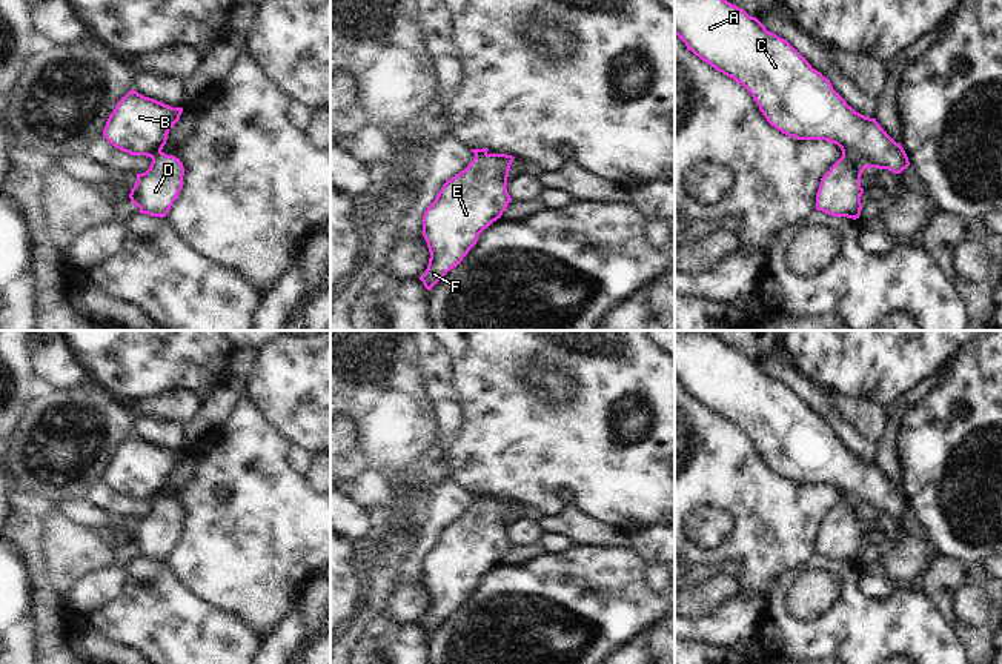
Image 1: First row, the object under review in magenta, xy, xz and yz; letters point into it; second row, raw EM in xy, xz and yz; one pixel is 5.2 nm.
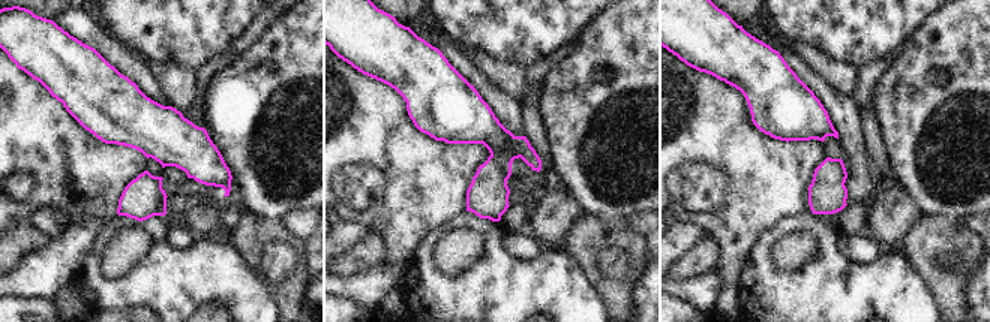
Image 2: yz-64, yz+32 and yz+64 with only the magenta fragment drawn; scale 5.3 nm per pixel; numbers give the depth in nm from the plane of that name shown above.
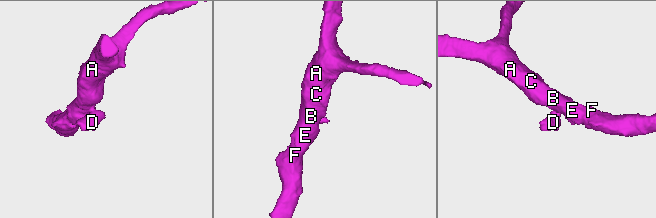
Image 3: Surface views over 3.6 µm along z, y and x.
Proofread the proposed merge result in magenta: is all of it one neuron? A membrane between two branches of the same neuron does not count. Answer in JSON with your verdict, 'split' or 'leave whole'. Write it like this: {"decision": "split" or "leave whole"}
{"decision": "split"}

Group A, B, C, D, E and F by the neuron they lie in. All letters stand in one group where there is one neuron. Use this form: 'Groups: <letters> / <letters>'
Groups: A B C E F / D.

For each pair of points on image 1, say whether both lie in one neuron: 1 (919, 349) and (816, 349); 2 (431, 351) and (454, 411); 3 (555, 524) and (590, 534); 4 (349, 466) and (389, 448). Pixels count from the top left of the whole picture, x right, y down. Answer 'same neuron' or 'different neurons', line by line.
1: same neuron
2: same neuron
3: same neuron
4: different neurons

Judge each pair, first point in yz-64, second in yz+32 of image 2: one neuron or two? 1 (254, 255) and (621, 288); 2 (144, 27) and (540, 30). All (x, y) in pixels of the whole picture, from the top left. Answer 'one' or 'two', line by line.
1: one
2: one

